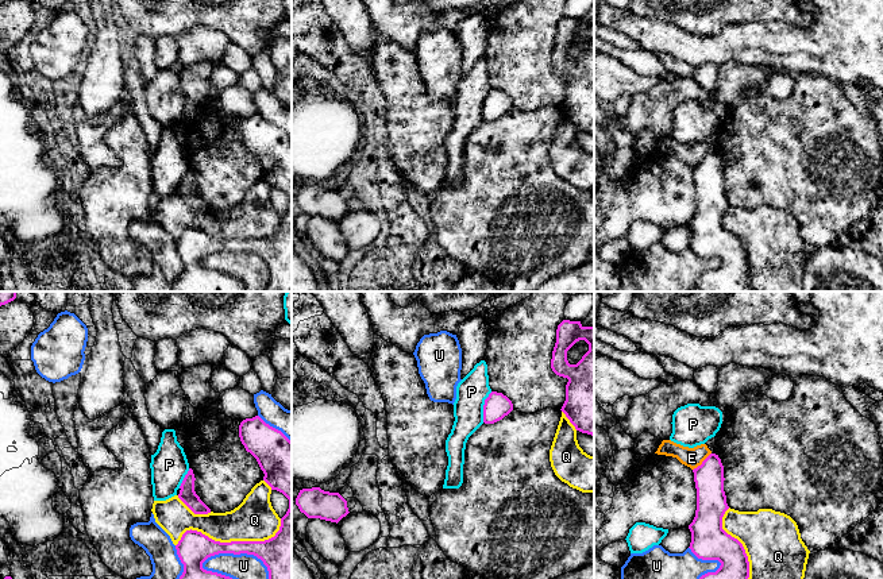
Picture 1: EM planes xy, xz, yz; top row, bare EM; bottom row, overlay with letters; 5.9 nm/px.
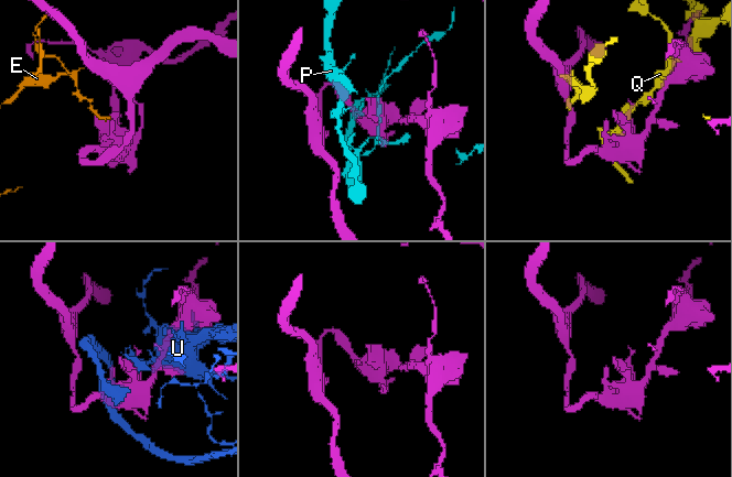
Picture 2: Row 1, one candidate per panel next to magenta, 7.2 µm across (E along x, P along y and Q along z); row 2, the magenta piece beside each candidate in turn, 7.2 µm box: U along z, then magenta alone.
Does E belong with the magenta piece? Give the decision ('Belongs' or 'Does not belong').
Does not belong

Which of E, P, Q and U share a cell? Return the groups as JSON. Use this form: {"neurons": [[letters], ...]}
{"neurons": [["E"], ["P"], ["Q"], ["U"]]}

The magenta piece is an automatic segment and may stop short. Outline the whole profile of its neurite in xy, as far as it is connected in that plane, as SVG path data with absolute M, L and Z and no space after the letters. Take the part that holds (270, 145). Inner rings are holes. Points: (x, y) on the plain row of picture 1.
M259 113L239 123L246 148L258 159L263 178L289 197L279 228L265 239L220 240L197 228L186 228L176 243L184 270L171 292L244 292L242 282L225 273L207 269L203 260L219 251L247 251L263 259L269 269L265 292L292 292L292 139Z

